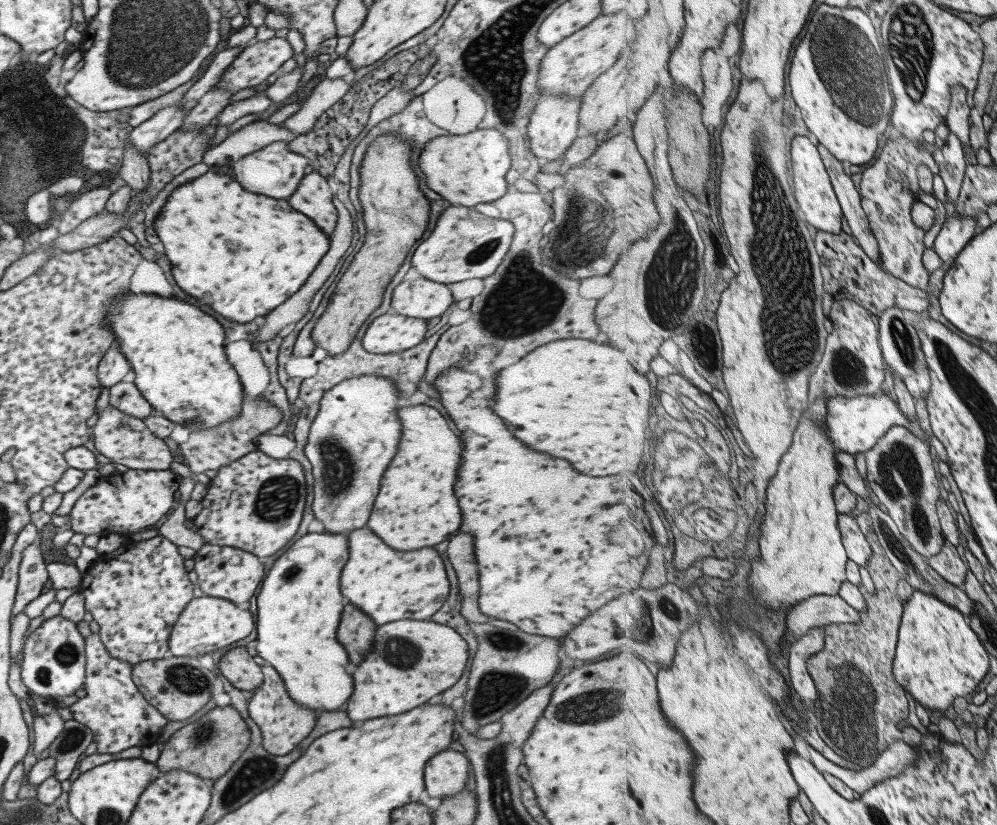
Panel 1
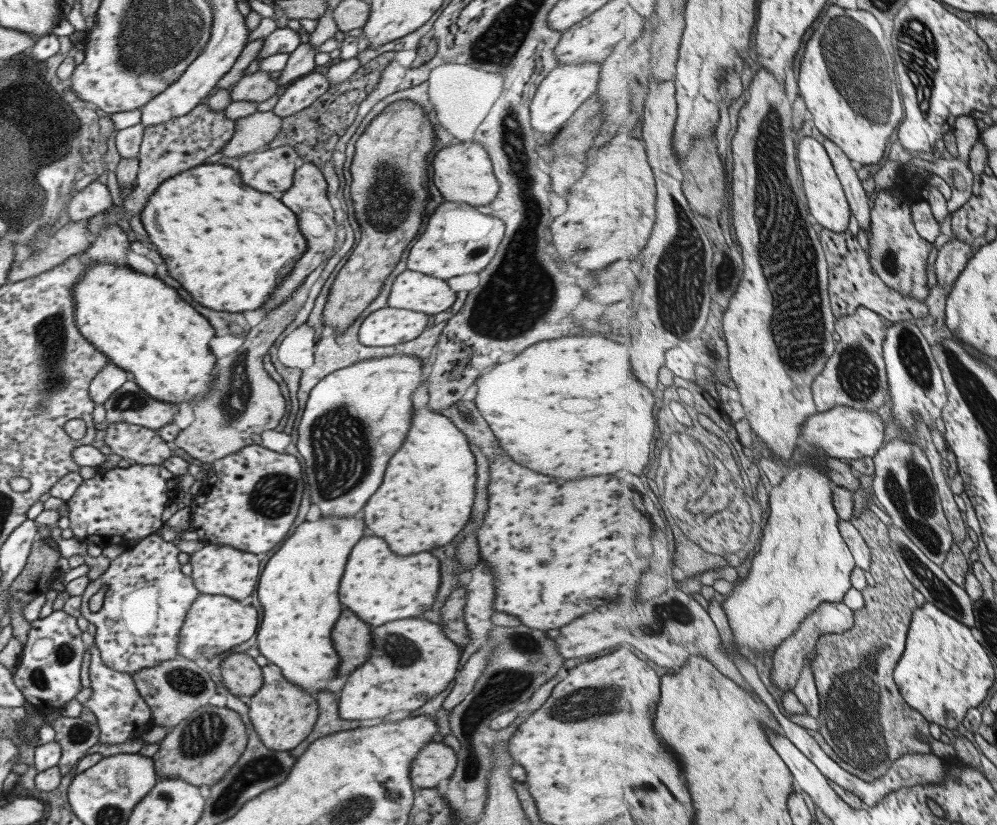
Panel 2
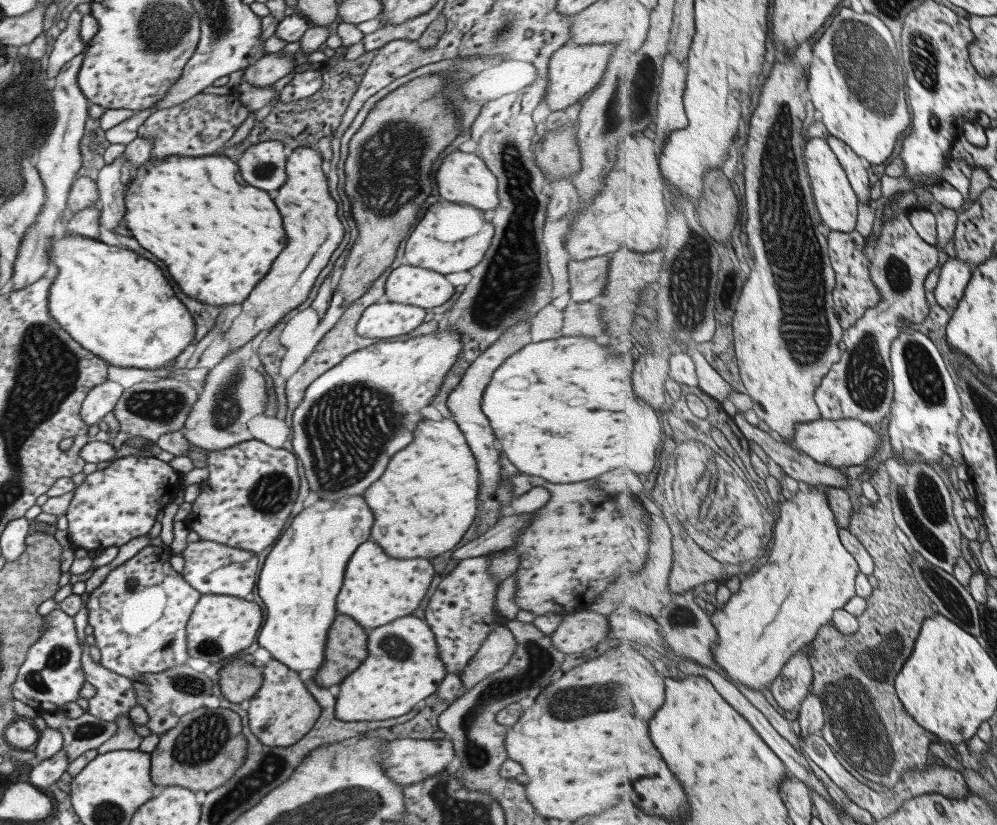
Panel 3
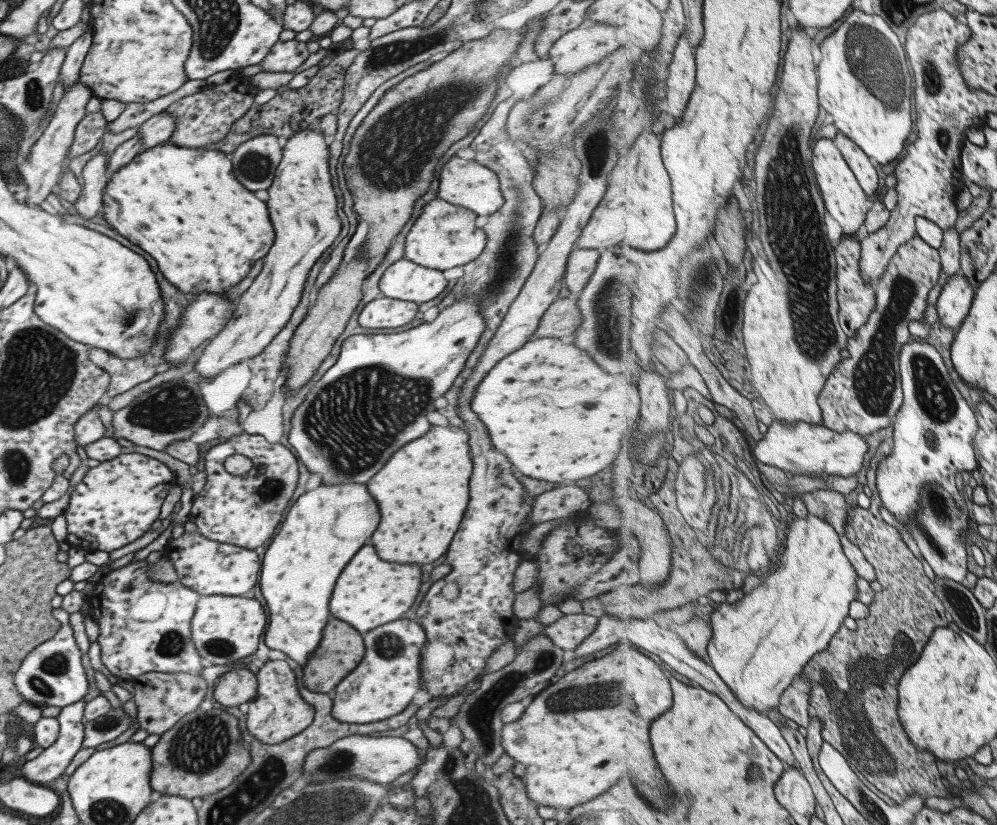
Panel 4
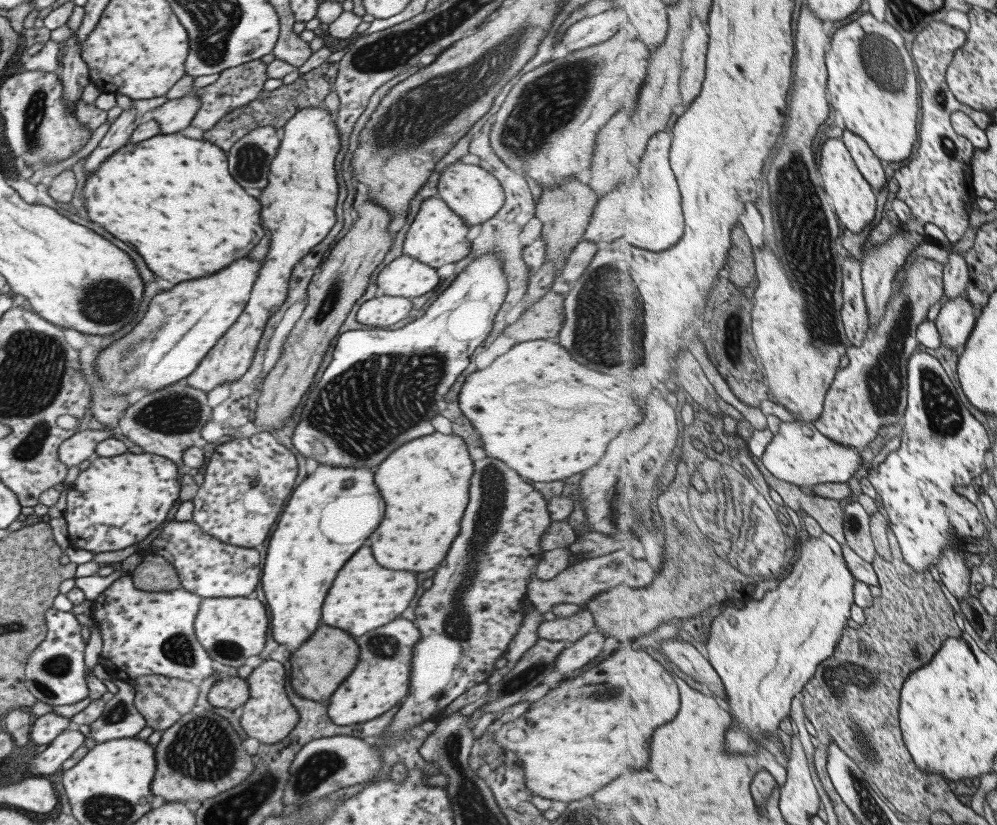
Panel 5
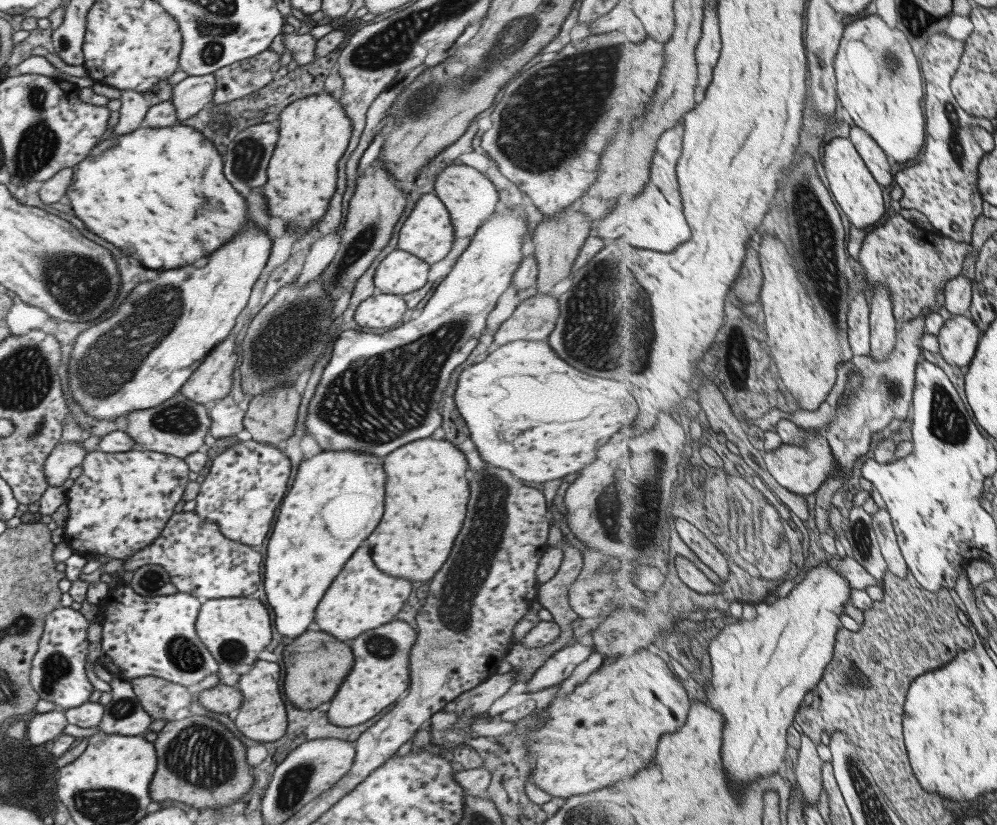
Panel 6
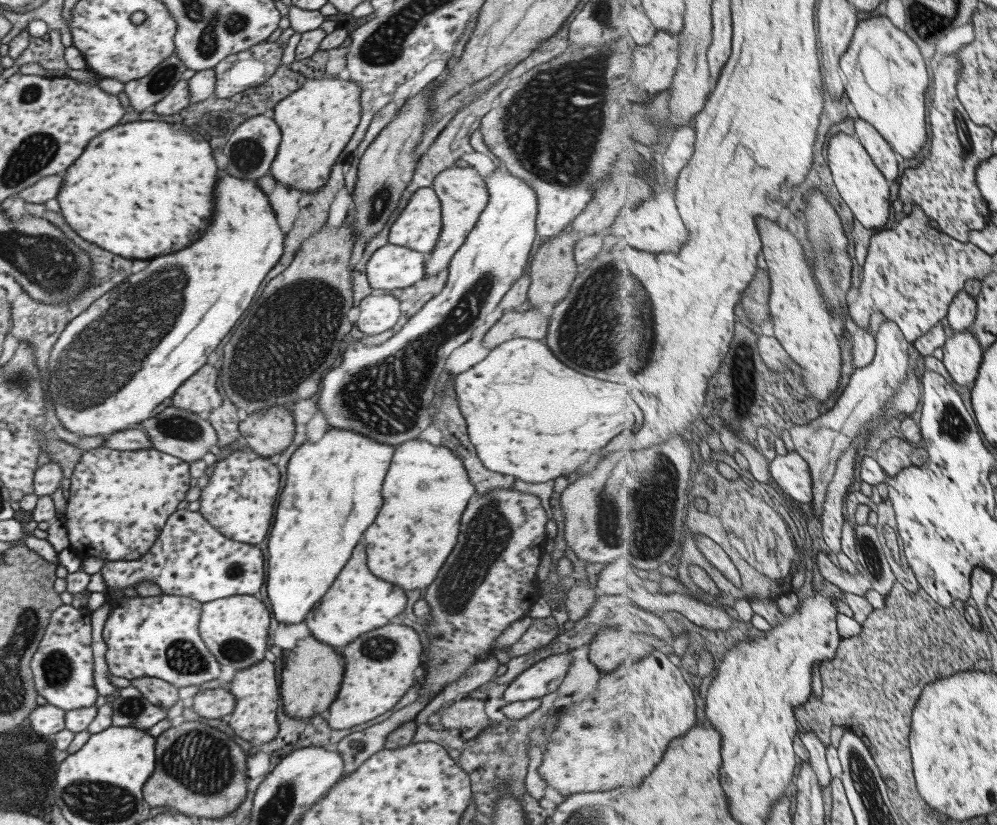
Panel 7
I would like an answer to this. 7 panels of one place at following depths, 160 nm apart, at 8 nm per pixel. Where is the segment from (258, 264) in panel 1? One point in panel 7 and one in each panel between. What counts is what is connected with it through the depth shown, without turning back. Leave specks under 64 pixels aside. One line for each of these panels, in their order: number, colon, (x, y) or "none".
2: (228, 246)
3: (215, 236)
4: (181, 205)
5: (170, 197)
6: (158, 193)
7: (140, 189)

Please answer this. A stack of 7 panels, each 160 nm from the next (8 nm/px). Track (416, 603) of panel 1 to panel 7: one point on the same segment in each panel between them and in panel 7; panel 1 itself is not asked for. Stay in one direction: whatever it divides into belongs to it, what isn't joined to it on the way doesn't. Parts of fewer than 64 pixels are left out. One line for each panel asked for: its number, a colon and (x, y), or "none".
2: (379, 586)
3: (376, 589)
4: (369, 592)
5: (352, 603)
6: (360, 598)
7: (356, 602)

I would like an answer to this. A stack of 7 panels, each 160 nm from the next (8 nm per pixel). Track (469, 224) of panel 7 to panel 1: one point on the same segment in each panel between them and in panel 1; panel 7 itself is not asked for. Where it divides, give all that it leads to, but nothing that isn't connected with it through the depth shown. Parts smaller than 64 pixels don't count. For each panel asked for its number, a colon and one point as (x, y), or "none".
1: (468, 169)
2: (462, 172)
3: (462, 178)
4: (465, 183)
5: (472, 193)
6: (469, 197)

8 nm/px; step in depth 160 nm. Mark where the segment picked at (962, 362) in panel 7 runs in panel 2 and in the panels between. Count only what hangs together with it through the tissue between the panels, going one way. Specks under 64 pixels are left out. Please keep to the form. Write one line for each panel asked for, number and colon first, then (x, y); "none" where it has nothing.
2: (952, 260)
3: (954, 278)
4: (956, 298)
5: (956, 319)
6: (959, 337)

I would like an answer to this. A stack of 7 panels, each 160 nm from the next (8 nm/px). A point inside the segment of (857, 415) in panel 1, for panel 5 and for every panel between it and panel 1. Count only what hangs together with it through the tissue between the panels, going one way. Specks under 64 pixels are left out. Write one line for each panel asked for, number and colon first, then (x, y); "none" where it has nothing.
2: (844, 432)
3: (847, 442)
4: (801, 448)
5: (801, 454)

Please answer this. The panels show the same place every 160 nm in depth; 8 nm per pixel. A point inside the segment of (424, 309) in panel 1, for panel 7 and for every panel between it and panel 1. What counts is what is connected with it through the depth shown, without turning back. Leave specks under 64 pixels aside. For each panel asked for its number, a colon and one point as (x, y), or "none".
2: (410, 290)
3: (410, 285)
4: (404, 280)
5: (404, 276)
6: (399, 272)
7: (390, 266)

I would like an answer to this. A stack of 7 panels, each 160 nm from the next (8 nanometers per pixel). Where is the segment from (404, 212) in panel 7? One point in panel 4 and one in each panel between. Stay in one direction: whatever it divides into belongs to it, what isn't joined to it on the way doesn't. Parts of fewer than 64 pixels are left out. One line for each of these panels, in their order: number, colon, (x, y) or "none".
4: (444, 236)
5: (436, 236)
6: (426, 233)

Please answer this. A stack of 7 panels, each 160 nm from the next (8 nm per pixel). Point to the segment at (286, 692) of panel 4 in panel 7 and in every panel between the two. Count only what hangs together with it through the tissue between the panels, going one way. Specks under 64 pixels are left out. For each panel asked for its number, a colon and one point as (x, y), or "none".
5: (267, 715)
6: (261, 717)
7: (253, 718)

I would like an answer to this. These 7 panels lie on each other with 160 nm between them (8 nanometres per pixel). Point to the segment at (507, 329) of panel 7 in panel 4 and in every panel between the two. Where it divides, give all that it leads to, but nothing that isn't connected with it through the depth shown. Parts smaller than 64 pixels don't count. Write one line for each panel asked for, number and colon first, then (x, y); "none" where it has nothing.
4: (562, 316)
5: (542, 319)
6: (533, 318)

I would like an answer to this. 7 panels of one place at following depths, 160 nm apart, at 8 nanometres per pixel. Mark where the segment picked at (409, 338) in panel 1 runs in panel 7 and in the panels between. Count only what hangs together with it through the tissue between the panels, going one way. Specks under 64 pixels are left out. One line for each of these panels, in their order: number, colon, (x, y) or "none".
2: (386, 326)
3: (381, 320)
4: (381, 313)
5: (384, 311)
6: (381, 311)
7: (377, 313)

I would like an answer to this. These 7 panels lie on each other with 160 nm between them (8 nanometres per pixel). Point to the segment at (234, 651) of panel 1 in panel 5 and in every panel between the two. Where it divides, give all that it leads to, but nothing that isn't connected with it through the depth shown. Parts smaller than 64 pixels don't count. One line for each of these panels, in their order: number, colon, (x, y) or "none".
2: (241, 676)
3: (238, 680)
4: (234, 687)
5: (229, 692)

